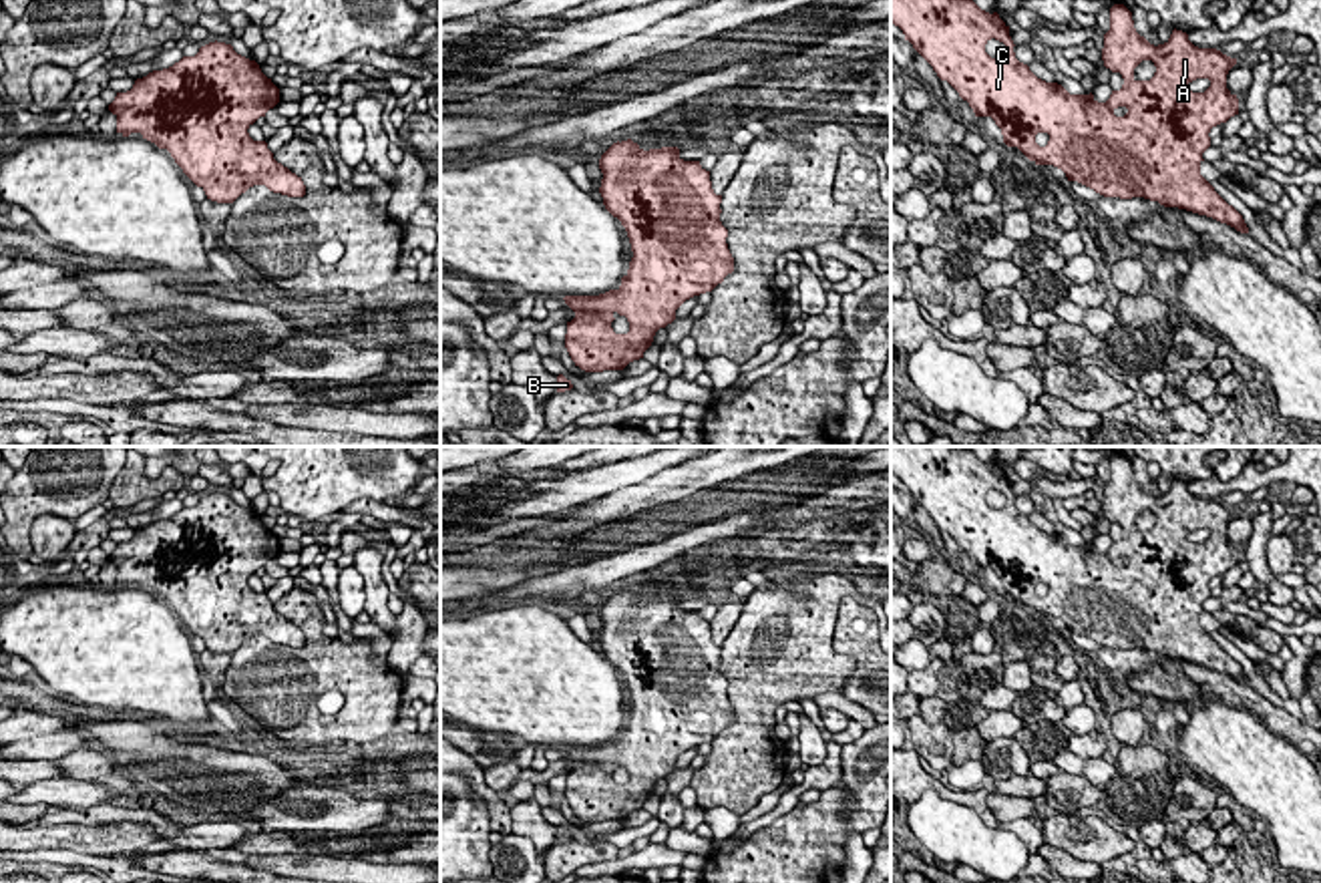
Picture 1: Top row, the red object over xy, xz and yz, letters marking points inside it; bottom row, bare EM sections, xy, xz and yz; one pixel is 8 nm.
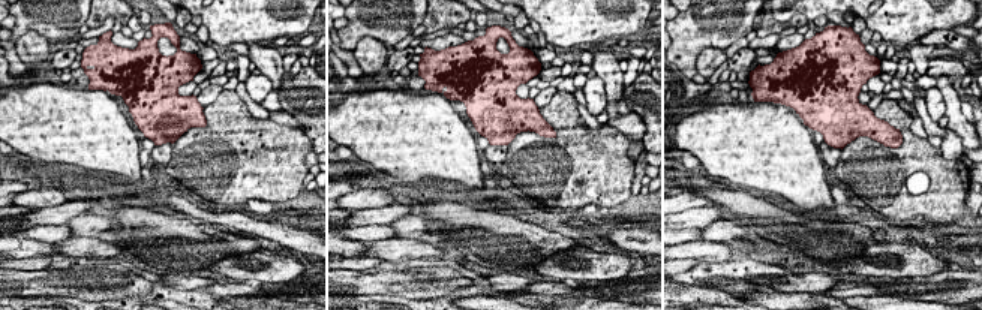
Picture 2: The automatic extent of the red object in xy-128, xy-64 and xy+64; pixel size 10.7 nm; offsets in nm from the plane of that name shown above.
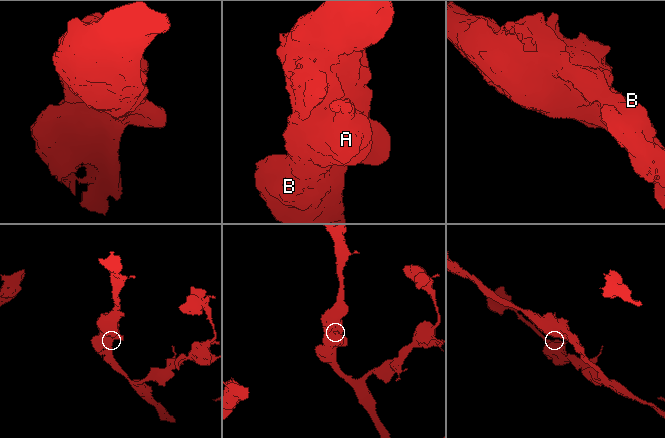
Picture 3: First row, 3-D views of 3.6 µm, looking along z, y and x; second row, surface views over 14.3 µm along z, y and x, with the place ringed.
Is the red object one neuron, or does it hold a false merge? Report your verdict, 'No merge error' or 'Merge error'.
No merge error

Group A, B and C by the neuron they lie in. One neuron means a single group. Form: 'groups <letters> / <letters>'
groups A B C

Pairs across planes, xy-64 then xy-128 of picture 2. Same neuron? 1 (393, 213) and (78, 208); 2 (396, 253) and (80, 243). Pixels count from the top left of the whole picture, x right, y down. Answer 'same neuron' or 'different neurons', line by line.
1: same neuron
2: same neuron

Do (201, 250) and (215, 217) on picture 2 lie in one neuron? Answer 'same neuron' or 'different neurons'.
different neurons

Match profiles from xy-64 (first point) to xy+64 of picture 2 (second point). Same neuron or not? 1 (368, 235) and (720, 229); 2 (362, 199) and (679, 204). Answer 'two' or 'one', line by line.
1: two
2: one

